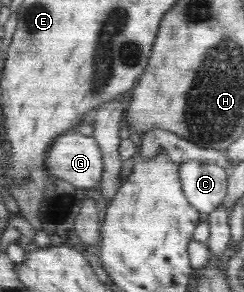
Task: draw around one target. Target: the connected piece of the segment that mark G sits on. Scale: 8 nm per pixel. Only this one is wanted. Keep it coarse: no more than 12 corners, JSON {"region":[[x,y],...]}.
{"region":[[76,129],[47,153],[49,176],[87,189],[103,179],[99,142]]}

